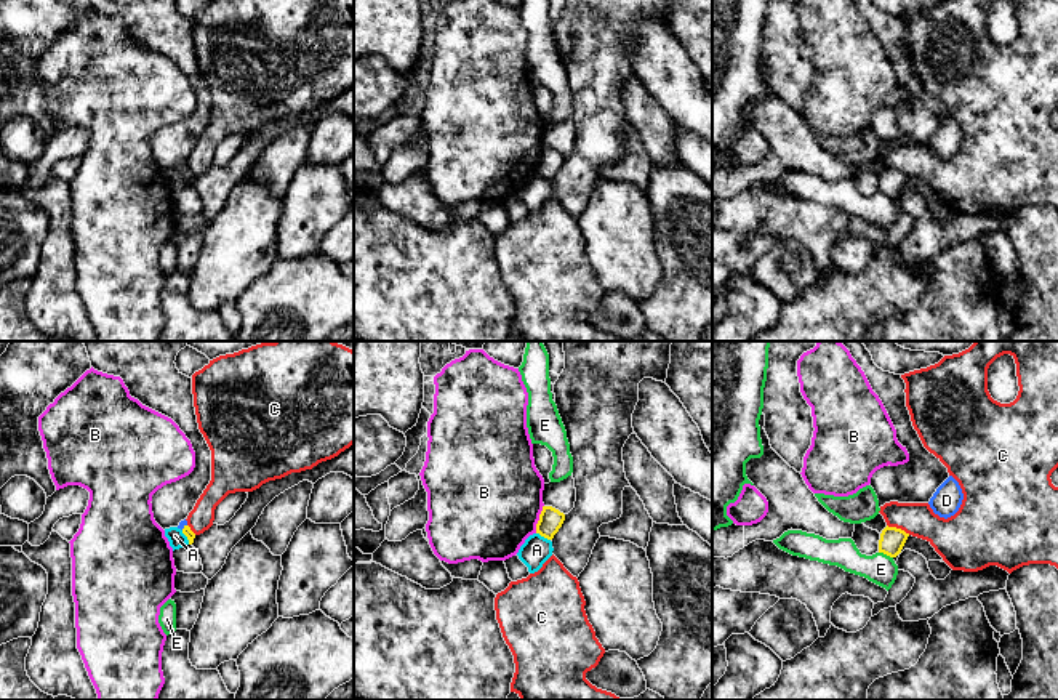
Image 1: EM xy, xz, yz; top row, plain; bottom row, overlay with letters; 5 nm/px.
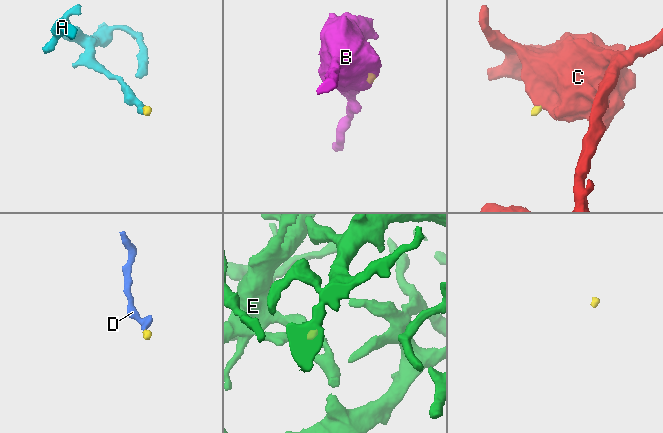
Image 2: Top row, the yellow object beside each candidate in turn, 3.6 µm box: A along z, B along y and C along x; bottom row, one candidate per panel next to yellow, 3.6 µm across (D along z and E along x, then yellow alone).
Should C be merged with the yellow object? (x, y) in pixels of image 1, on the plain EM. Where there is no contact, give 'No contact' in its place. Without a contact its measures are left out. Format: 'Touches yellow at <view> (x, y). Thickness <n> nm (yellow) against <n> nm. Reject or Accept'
Touches yellow at yz (898, 170). Thickness 130 nm (yellow) against 180 nm. Reject

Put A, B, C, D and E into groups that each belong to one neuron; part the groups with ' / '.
A / B / C / D / E

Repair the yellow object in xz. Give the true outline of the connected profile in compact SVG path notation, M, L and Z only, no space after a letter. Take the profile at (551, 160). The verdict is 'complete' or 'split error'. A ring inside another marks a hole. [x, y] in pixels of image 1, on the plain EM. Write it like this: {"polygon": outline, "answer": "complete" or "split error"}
{"polygon": "M543 147L539 162L536 165L536 175L552 181L565 162L565 155L552 147Z", "answer": "complete"}

